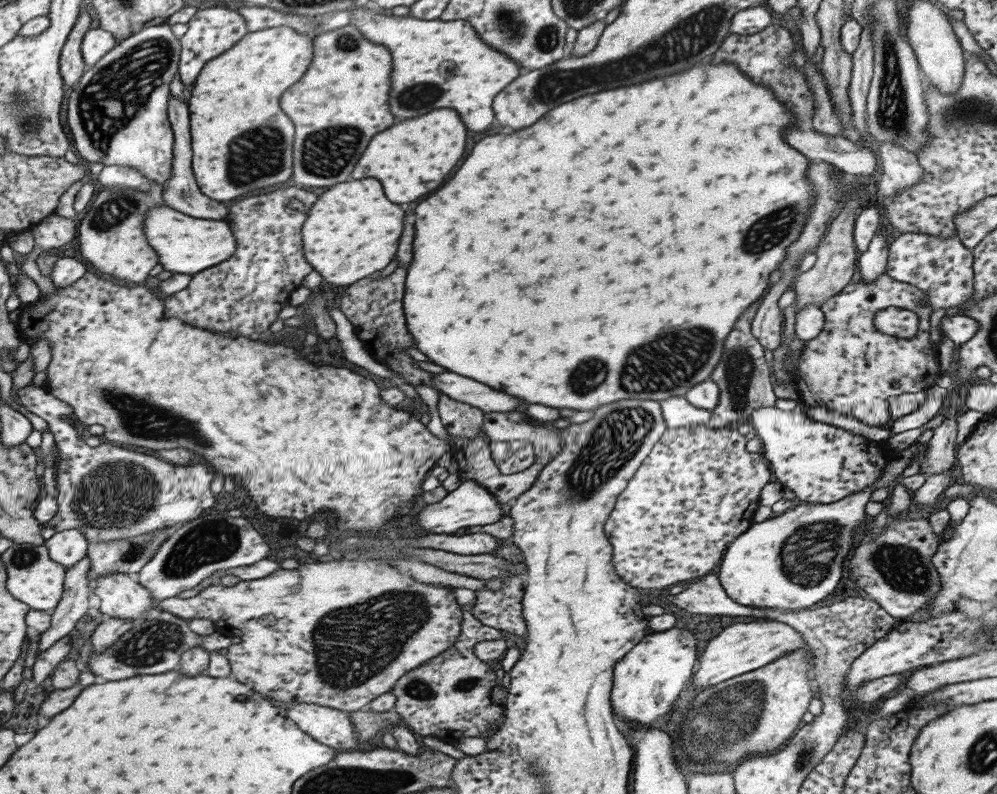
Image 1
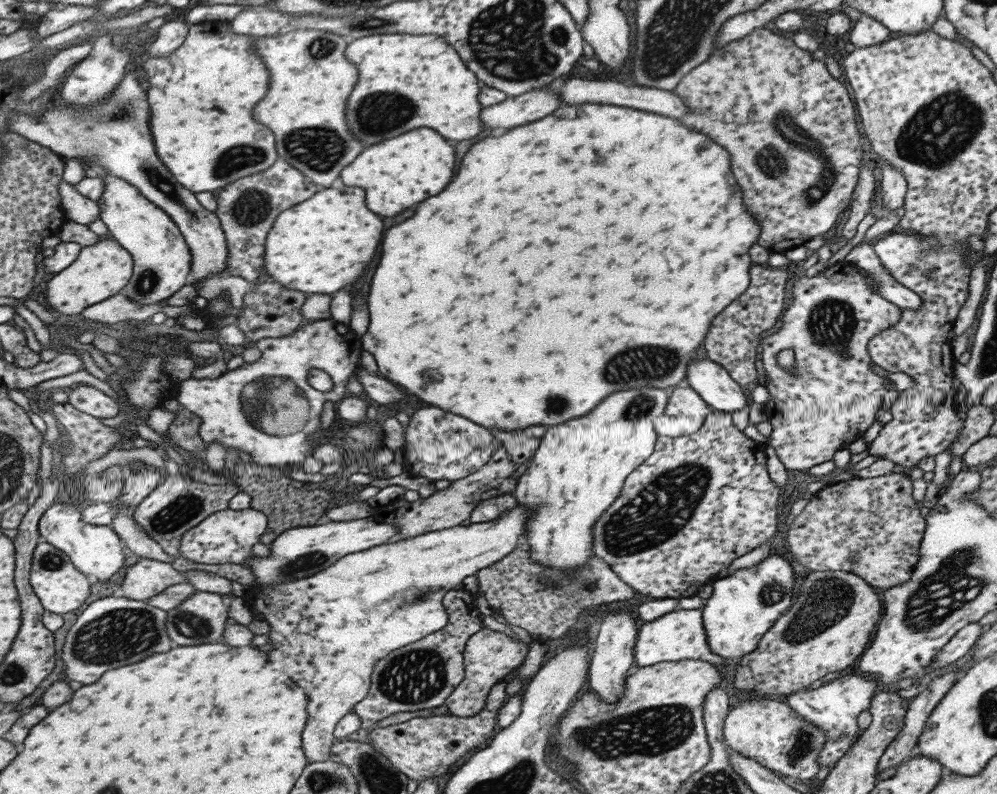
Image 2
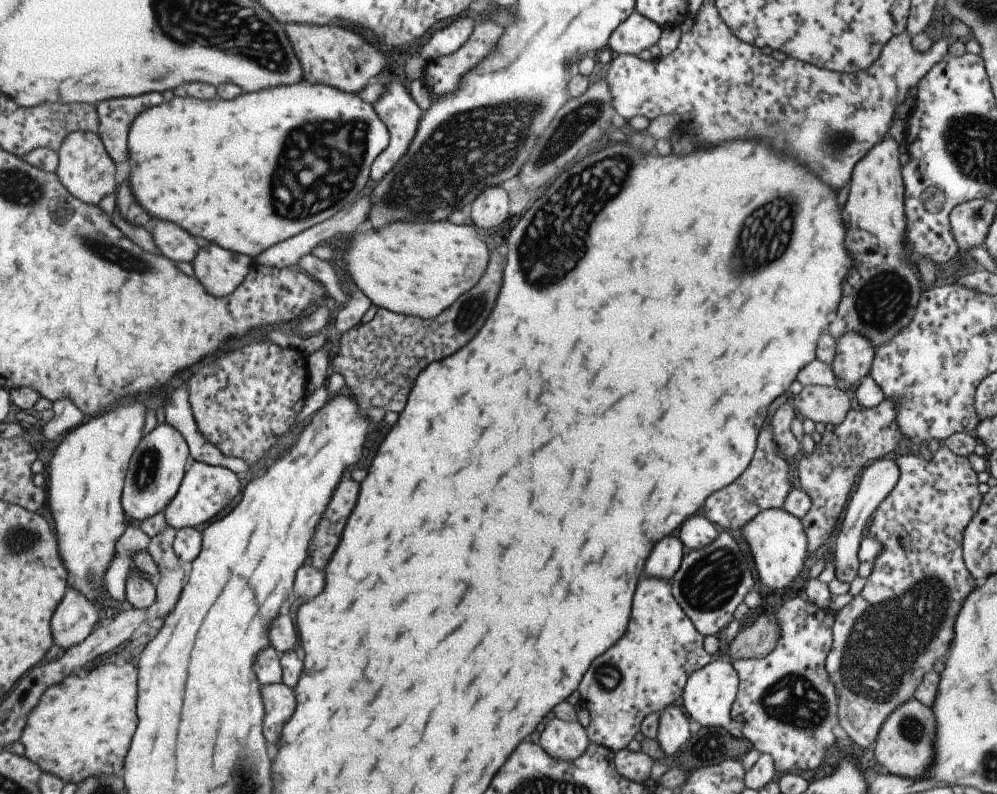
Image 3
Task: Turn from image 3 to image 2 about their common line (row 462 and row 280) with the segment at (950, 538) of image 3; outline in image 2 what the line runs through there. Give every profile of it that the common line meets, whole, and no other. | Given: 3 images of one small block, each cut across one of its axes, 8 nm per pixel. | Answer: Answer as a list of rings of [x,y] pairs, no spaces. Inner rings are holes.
[[[893,233],[877,240],[872,249],[881,266],[891,274],[891,277],[898,284],[909,288],[921,297],[922,303],[917,310],[900,309],[901,318],[887,330],[881,330],[881,333],[869,339],[866,346],[872,364],[877,364],[887,372],[903,372],[913,379],[914,386],[901,390],[897,400],[891,404],[891,408],[888,410],[892,416],[891,420],[881,427],[877,436],[866,446],[869,455],[885,458],[885,460],[890,460],[907,469],[911,466],[915,467],[917,461],[926,456],[934,457],[935,454],[945,451],[963,428],[963,420],[957,417],[954,405],[955,391],[951,388],[955,359],[951,355],[949,331],[953,327],[959,308],[967,300],[970,270],[965,266],[964,254],[961,251],[940,251],[936,249],[933,237],[915,237],[905,233]]]

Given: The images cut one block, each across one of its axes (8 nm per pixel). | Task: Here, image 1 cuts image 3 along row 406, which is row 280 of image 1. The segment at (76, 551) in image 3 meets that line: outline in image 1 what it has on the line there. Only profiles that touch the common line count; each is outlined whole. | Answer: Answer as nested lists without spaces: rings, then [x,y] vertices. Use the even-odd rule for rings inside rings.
[[[105,188],[97,193],[77,226],[77,242],[83,262],[89,262],[91,268],[105,276],[112,276],[119,282],[132,282],[134,285],[143,283],[149,271],[159,262],[156,252],[148,245],[144,235],[144,216],[149,207],[153,207],[153,201],[148,191],[138,188]]]

